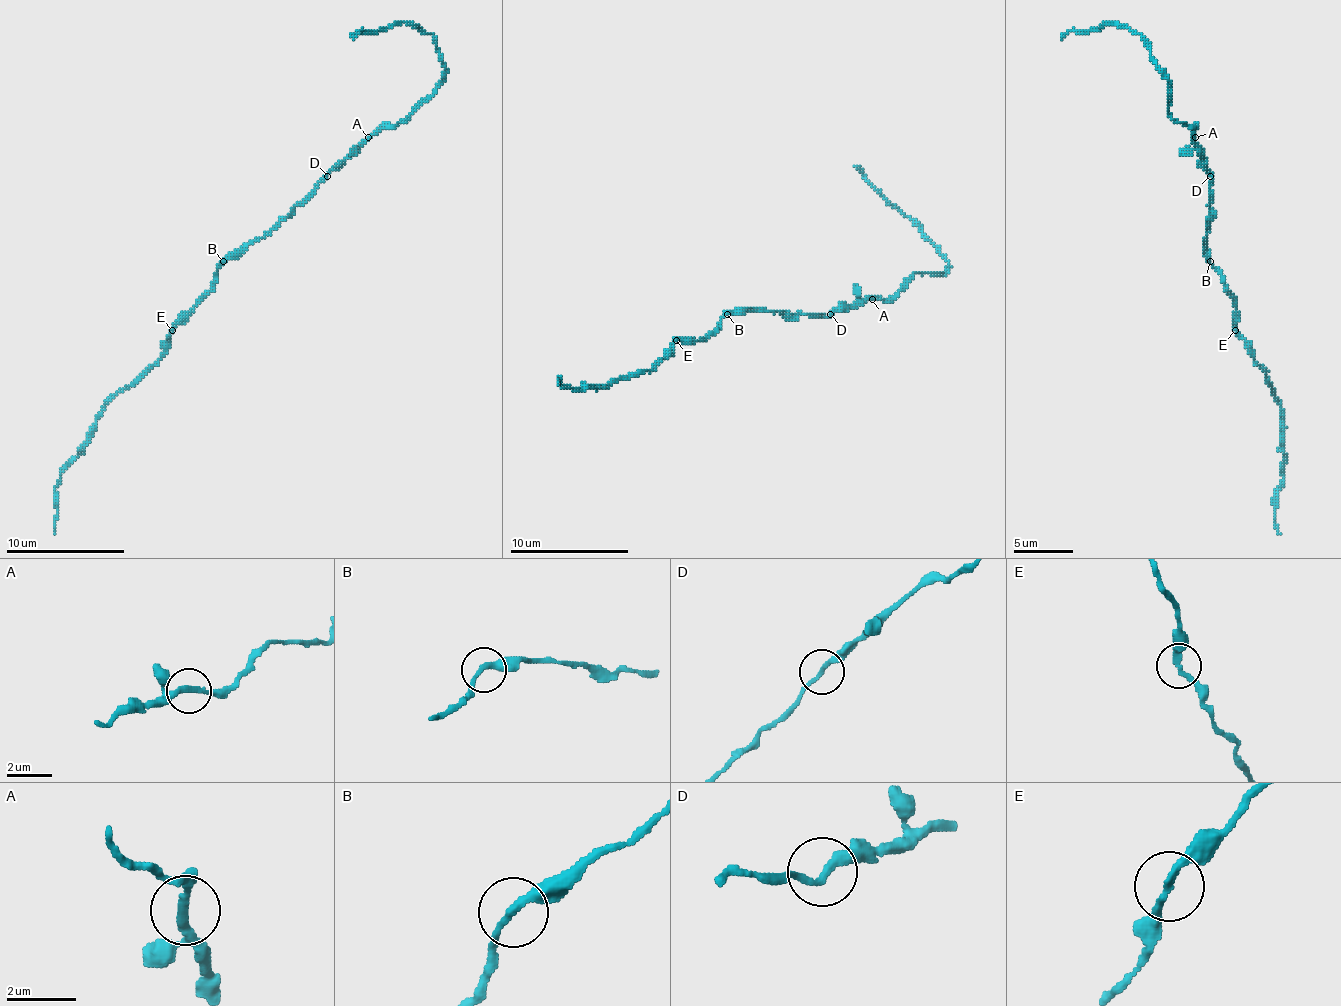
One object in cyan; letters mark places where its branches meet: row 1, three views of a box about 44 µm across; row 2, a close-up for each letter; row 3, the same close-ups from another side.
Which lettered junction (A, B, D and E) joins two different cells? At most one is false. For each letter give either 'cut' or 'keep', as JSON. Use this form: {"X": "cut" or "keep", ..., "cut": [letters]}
{"A": "keep", "B": "keep", "D": "keep", "E": "keep", "cut": []}

